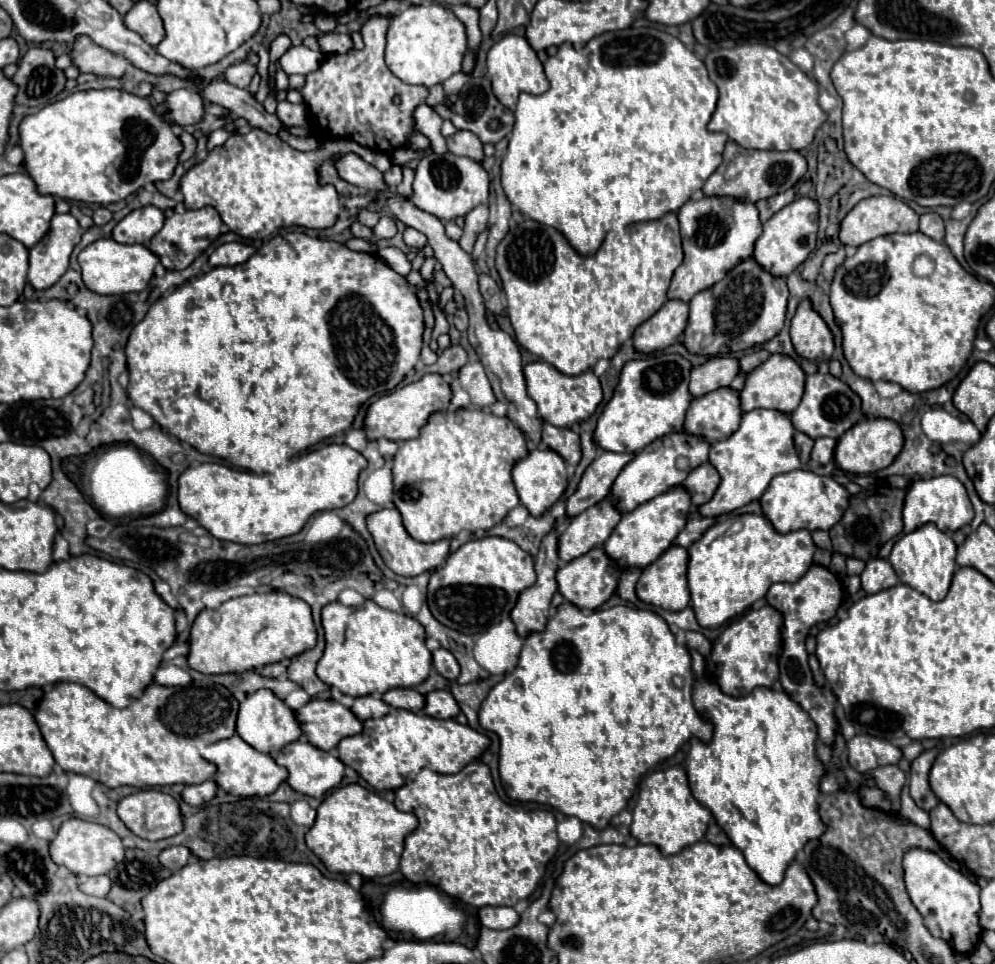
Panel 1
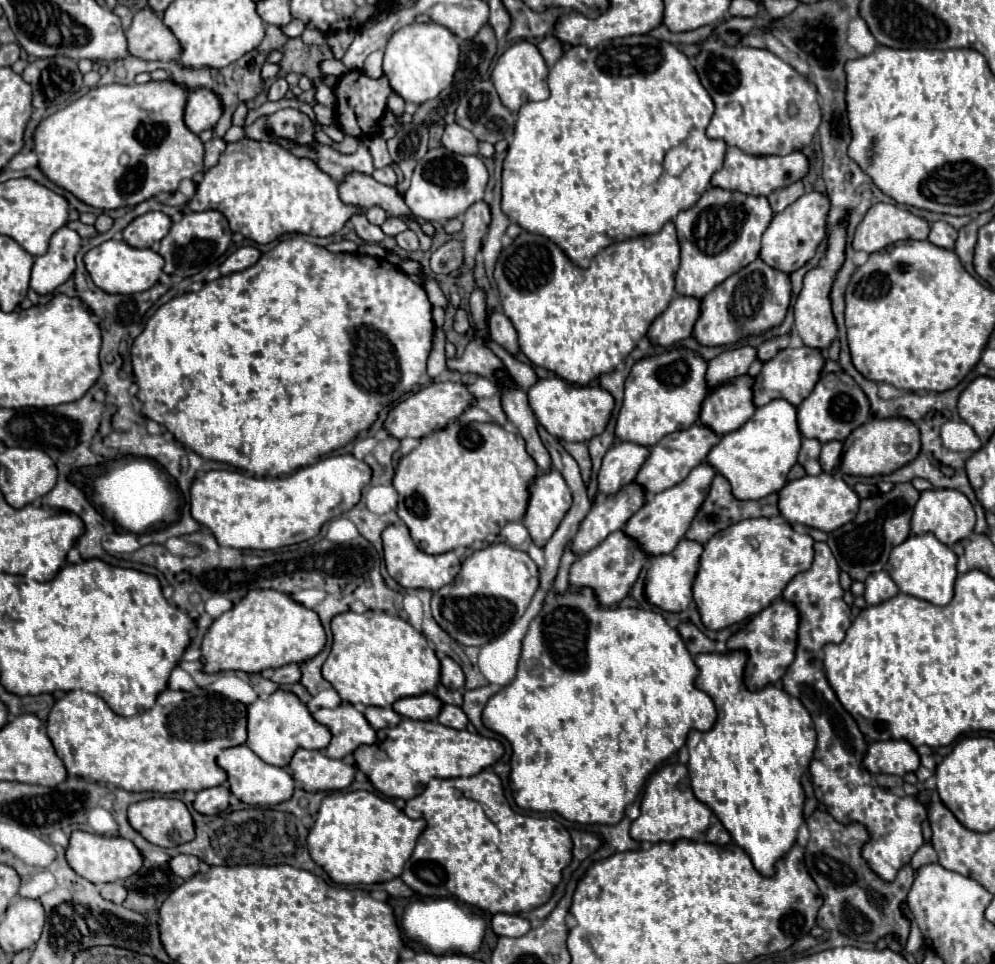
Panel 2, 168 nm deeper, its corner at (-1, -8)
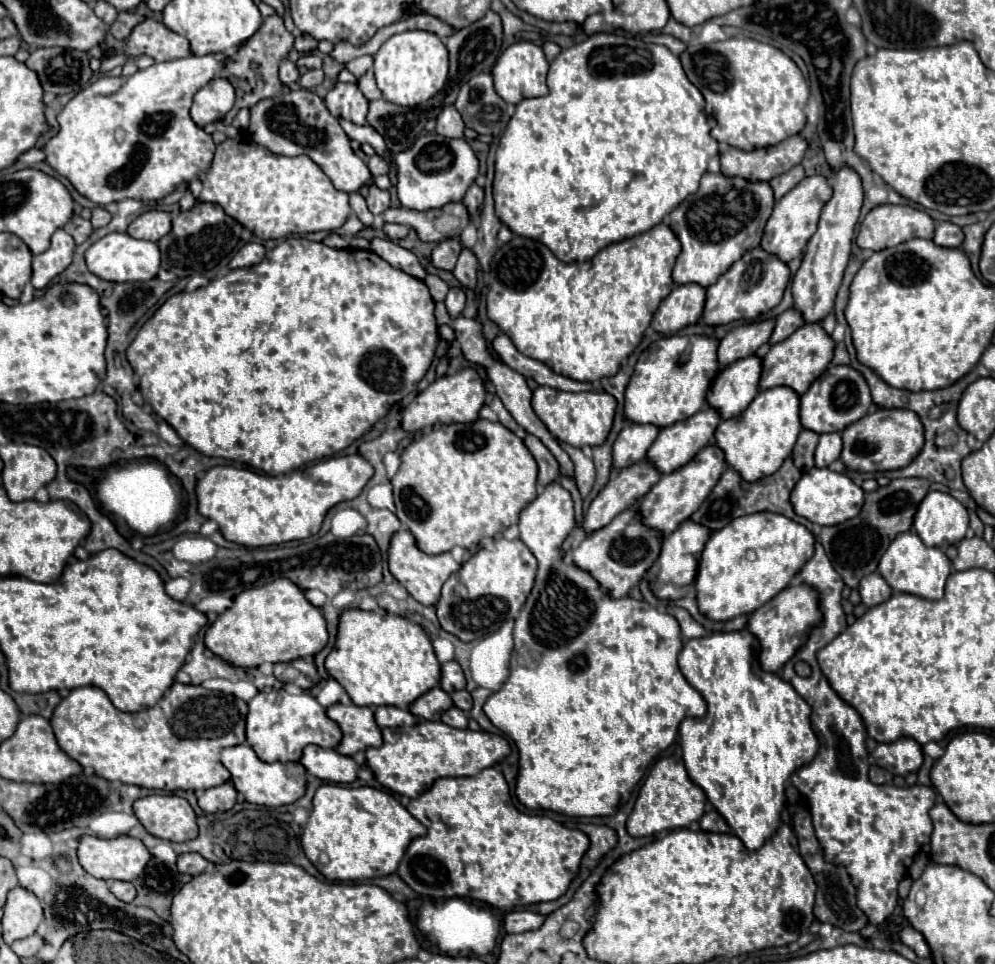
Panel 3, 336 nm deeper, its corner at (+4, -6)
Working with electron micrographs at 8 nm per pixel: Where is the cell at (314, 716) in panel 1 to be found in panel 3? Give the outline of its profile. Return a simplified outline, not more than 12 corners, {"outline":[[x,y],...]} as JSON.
{"outline":[[333,704],[327,716],[343,730],[345,756],[381,746],[373,708]]}

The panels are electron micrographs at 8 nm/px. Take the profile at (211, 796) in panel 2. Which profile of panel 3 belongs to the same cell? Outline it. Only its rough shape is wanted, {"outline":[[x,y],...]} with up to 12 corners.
{"outline":[[231,782],[209,788],[199,796],[205,812],[225,812],[237,802]]}

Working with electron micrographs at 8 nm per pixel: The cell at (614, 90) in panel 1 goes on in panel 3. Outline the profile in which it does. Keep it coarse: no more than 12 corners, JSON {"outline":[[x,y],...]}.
{"outline":[[593,34],[495,152],[563,262],[659,224],[719,154],[665,46]]}

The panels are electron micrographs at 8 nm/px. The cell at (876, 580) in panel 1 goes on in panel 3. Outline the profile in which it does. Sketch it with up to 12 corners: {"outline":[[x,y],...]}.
{"outline":[[873,572],[861,580],[865,606],[877,606],[891,596],[891,588]]}

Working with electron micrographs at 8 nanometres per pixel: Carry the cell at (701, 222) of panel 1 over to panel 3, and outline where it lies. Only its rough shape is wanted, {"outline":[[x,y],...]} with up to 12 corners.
{"outline":[[705,172],[667,218],[677,284],[717,282],[759,246],[769,182]]}

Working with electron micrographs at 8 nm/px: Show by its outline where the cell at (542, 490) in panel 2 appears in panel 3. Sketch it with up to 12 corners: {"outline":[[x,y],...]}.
{"outline":[[571,494],[483,712],[523,806],[613,816],[681,720],[679,622],[565,564]]}

